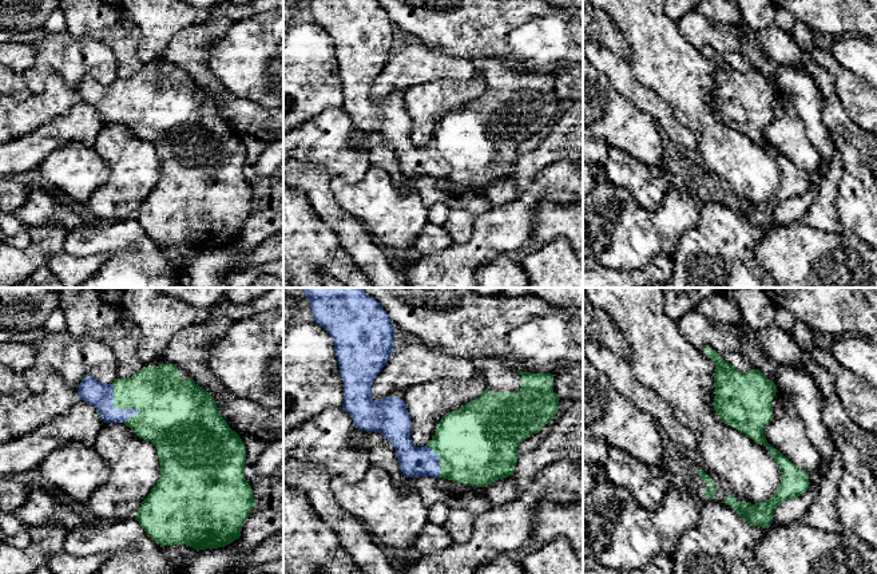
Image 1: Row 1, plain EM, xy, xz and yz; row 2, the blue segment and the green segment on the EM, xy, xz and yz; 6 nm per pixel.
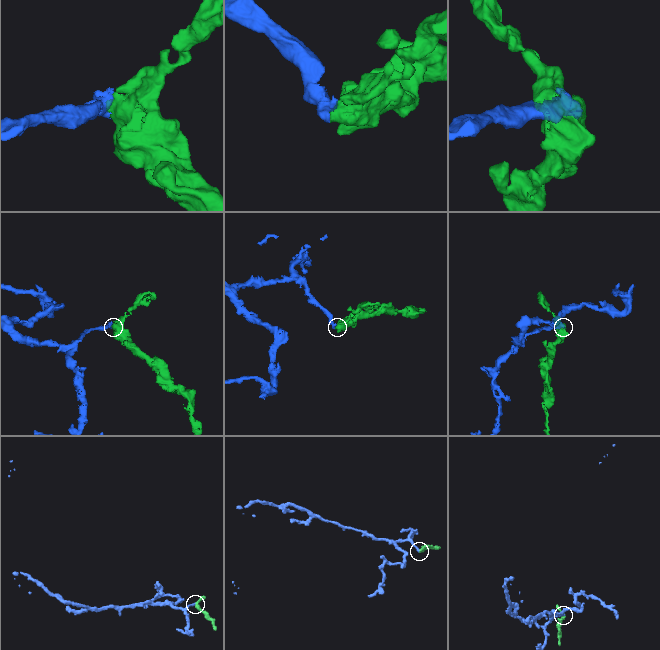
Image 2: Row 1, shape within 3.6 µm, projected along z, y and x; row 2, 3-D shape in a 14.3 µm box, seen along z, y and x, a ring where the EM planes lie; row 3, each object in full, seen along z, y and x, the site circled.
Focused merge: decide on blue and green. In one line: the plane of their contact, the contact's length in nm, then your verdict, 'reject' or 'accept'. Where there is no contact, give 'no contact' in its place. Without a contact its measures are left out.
contact in xy; length 240 nm; accept

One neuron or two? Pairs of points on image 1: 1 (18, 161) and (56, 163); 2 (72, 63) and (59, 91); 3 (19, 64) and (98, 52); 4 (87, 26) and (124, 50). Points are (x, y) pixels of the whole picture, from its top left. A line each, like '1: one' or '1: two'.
1: two
2: two
3: two
4: one

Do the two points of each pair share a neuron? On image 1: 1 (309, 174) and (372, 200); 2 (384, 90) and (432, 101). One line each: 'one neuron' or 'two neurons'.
1: two neurons
2: two neurons

